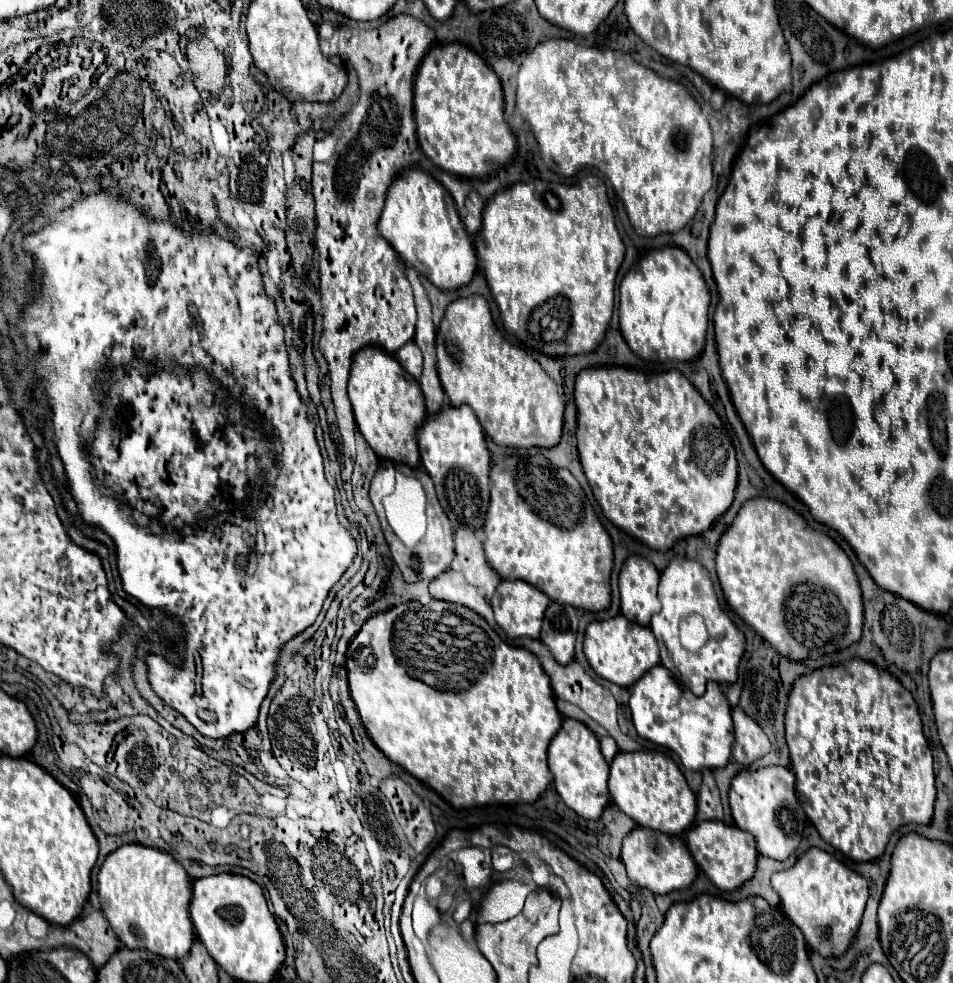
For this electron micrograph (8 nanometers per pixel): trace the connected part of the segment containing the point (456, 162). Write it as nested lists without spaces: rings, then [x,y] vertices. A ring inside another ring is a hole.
[[[435,44],[421,60],[413,92],[417,140],[435,166],[455,176],[483,178],[495,174],[515,154],[515,136],[503,120],[501,82],[471,48]]]

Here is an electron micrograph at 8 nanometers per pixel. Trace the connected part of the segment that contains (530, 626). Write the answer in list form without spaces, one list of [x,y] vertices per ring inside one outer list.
[[[503,580],[491,598],[497,624],[509,638],[537,638],[549,598],[523,580]]]

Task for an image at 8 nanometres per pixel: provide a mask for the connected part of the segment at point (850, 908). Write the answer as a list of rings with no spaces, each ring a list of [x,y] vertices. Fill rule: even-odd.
[[[809,848],[793,868],[775,872],[771,884],[781,898],[781,906],[789,920],[801,928],[809,948],[823,958],[843,956],[855,938],[865,904],[869,898],[869,882],[841,864],[821,848]]]

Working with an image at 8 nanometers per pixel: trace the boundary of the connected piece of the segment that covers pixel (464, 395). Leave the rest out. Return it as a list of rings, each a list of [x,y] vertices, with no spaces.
[[[473,294],[467,298],[457,298],[447,306],[437,332],[437,370],[451,406],[461,404],[473,406],[473,412],[479,418],[485,434],[491,436],[495,444],[515,448],[531,448],[531,446],[551,448],[559,442],[565,404],[559,396],[555,382],[547,376],[547,372],[541,368],[539,362],[535,362],[525,350],[509,344],[499,334],[499,330],[491,320],[489,304],[483,296]]]

